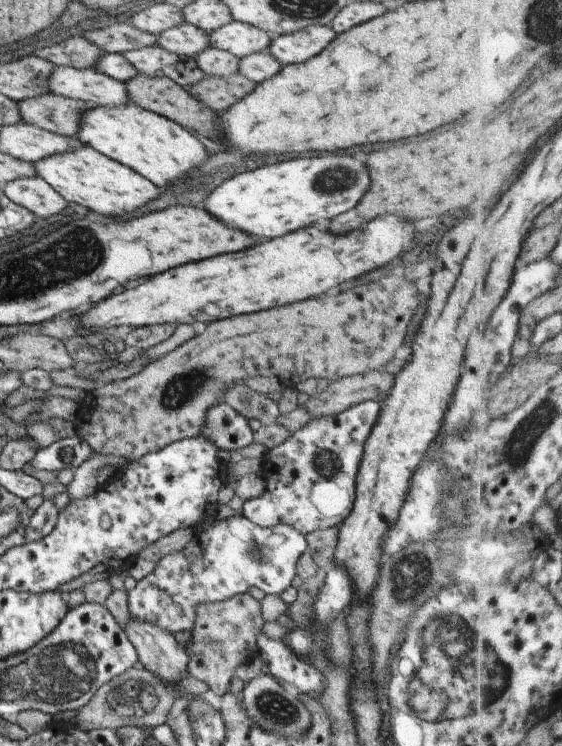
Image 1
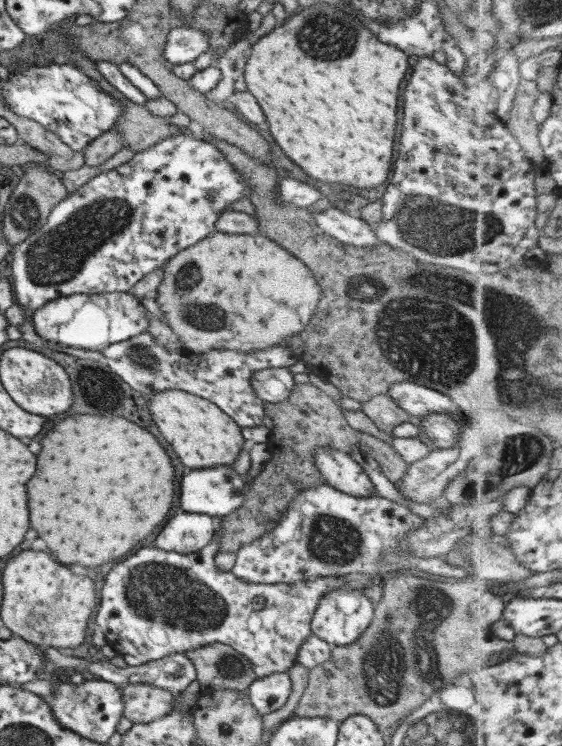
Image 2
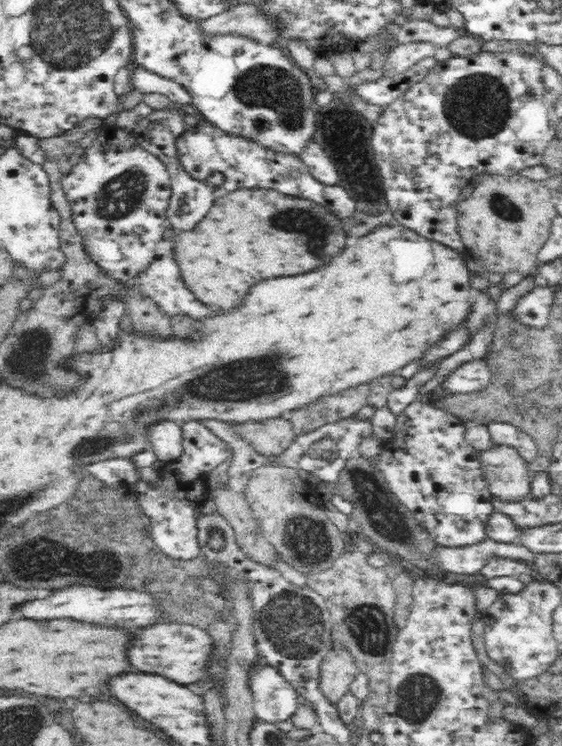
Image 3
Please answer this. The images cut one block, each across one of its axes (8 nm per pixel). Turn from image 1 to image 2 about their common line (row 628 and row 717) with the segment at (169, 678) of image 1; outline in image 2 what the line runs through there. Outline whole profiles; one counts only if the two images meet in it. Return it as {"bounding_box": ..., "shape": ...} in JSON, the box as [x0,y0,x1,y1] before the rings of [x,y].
{"bounding_box":[118,684,174,724],"shape":[[[150,684],[118,686],[123,701],[121,716],[132,724],[147,724],[169,713],[174,695]]]}

